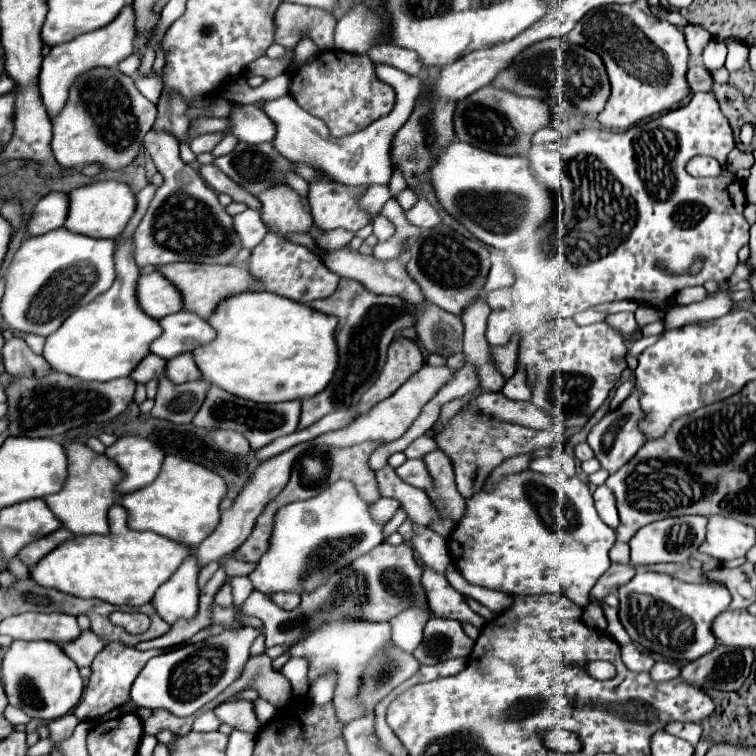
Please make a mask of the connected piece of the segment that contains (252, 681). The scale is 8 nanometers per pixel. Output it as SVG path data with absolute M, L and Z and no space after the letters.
M261 654L261 656L249 658L243 676L239 680L235 680L229 688L225 688L215 700L211 700L207 704L207 710L213 710L213 706L223 704L225 700L233 698L237 692L241 692L245 688L255 688L261 698L269 700L277 708L285 708L291 700L289 680L281 672L273 670L271 658L267 654Z

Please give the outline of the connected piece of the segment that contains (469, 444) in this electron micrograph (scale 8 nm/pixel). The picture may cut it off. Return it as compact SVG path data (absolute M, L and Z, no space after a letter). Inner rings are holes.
M457 414L453 416L443 432L437 434L437 446L449 456L453 462L455 472L455 484L463 498L473 496L477 490L481 490L487 476L497 468L503 460L513 458L517 454L531 454L537 448L551 446L555 442L553 430L533 430L525 426L515 426L507 422L499 422L481 414Z

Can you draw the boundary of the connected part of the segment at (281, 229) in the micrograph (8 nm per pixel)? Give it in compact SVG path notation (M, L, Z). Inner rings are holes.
M275 184L257 196L263 204L261 216L271 232L285 236L287 232L309 232L313 218L307 198L299 196L291 186Z

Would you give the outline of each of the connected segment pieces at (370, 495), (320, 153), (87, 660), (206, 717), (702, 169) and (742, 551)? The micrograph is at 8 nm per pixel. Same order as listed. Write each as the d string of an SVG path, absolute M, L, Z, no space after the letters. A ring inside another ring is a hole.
M365 442L365 444L357 444L353 448L331 448L331 450L327 450L325 452L329 458L327 484L331 484L339 478L347 478L347 480L355 482L357 492L365 502L379 500L375 474L367 466L367 458L377 446L379 444Z
M375 64L375 72L383 82L389 82L395 88L395 92L397 92L395 108L385 118L379 118L365 130L355 132L345 138L333 138L329 134L327 126L319 118L301 110L297 106L297 102L289 96L275 98L275 100L263 100L261 110L273 120L275 130L277 130L277 134L273 138L273 148L279 154L283 154L287 160L303 162L347 186L387 184L391 178L391 170L393 170L393 164L389 158L391 140L397 134L397 130L405 124L405 120L409 118L409 112L413 112L413 100L417 98L417 92L421 90L421 80L407 76L405 72L401 72L389 64Z
M83 632L73 644L61 644L65 654L77 664L77 666L91 666L97 652L103 650L103 642L95 632Z
M205 712L205 714L201 714L201 716L195 720L193 730L195 730L195 732L213 732L213 730L219 728L219 724L221 724L221 722L213 716L213 712Z
M695 156L687 164L687 172L691 176L719 176L721 164L709 156Z
M711 516L707 524L707 538L699 552L717 560L743 558L755 546L755 528L729 516Z

